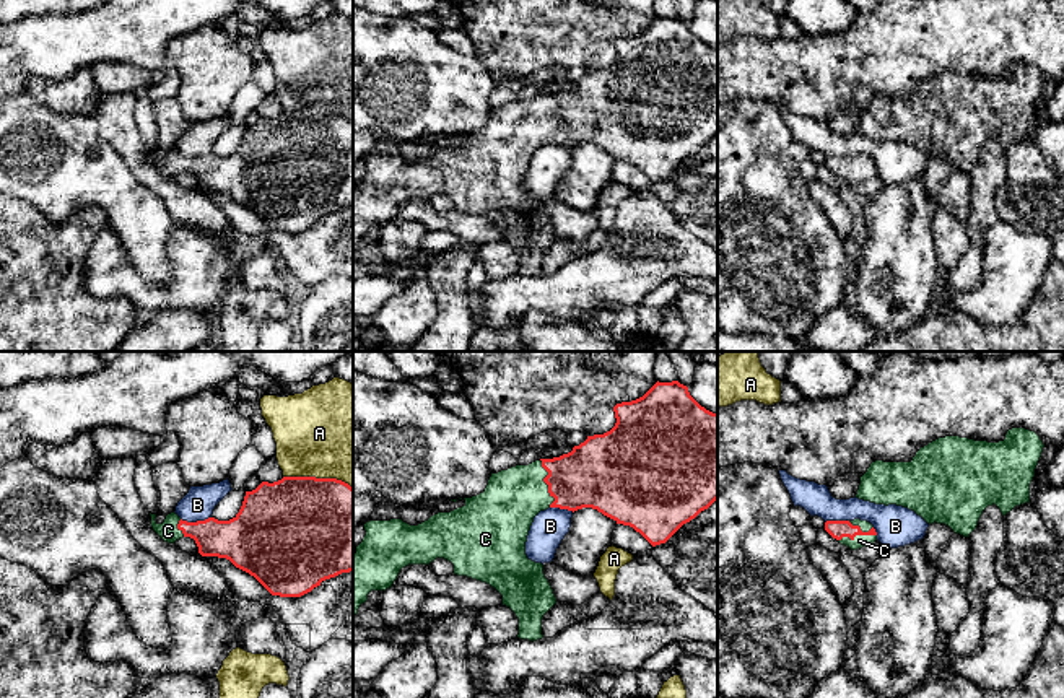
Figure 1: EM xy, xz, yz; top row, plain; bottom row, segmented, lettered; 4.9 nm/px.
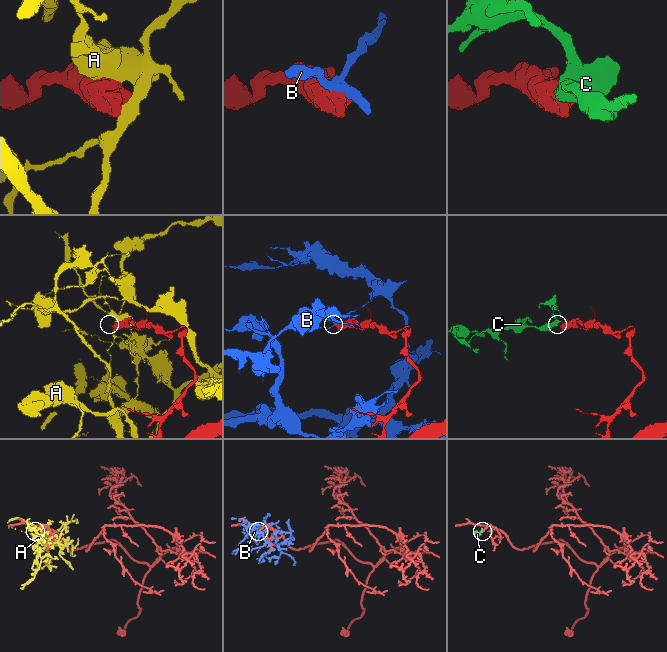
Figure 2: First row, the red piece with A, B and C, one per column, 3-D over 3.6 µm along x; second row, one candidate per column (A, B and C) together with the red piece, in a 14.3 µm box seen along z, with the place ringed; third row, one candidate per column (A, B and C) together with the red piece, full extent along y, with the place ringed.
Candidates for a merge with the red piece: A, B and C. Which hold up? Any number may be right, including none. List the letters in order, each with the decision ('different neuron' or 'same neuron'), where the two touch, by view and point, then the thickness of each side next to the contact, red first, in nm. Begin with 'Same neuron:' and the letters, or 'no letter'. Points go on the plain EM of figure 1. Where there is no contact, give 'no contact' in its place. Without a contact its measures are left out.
Same neuron: C
A: different neuron; meets red in xy at (318, 114); 500 nm thick on the red side, 460 nm on the other
B: different neuron; meets red in xy at (197, 157); 240 nm thick on the red side, 160 nm on the other
C: same neuron; meets red in yz at (856, 170); 90 nm thick on the red side, 60 nm on the other

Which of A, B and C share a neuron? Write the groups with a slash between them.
A / B / C

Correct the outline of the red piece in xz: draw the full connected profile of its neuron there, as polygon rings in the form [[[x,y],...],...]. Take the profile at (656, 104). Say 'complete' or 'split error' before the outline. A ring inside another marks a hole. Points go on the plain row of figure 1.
split error; [[[678,16],[656,18],[643,33],[613,42],[617,59],[604,68],[587,72],[571,88],[553,94],[540,94],[529,101],[516,101],[491,109],[483,129],[464,133],[465,140],[451,148],[438,148],[428,156],[410,161],[402,155],[369,156],[366,171],[353,190],[353,251],[368,236],[371,226],[392,223],[402,203],[430,200],[444,194],[454,200],[454,210],[490,220],[503,231],[503,241],[519,254],[521,275],[542,275],[542,254],[556,239],[556,233],[543,210],[543,200],[525,190],[525,177],[534,153],[548,143],[578,146],[592,143],[617,159],[630,161],[652,182],[665,179],[683,159],[695,155],[717,135],[717,49],[701,42]]]

